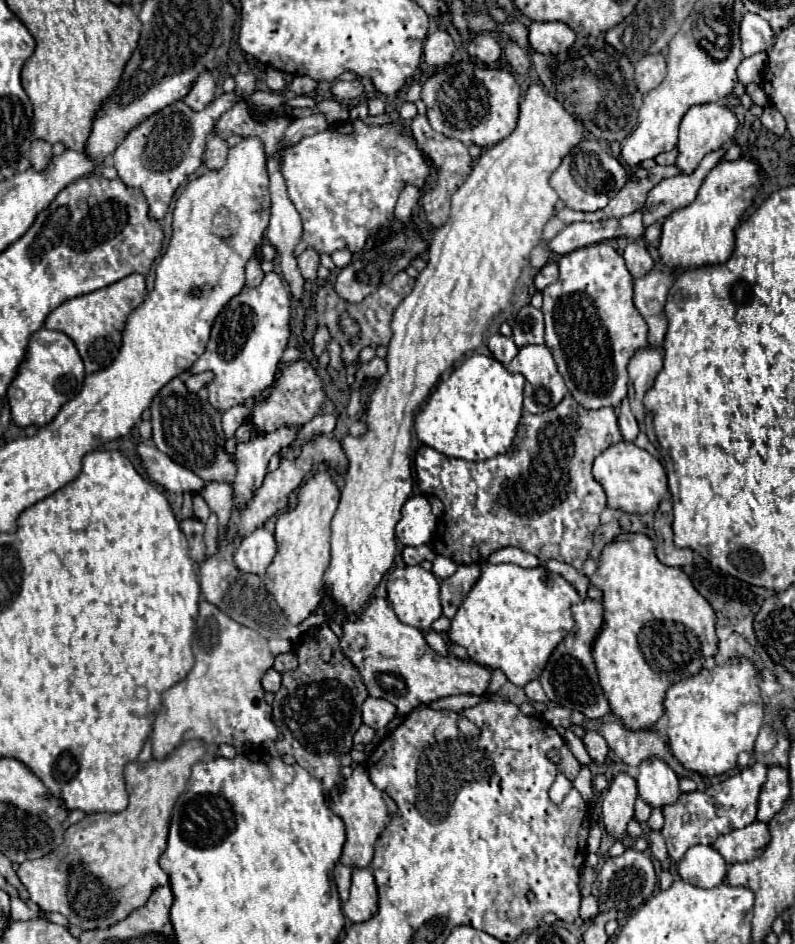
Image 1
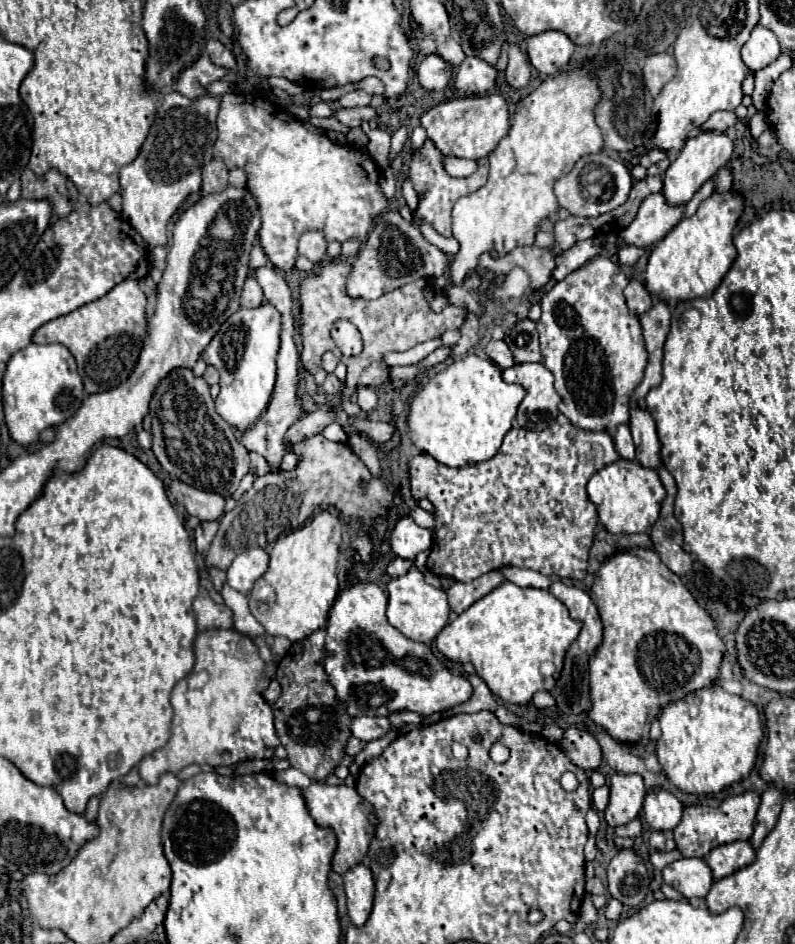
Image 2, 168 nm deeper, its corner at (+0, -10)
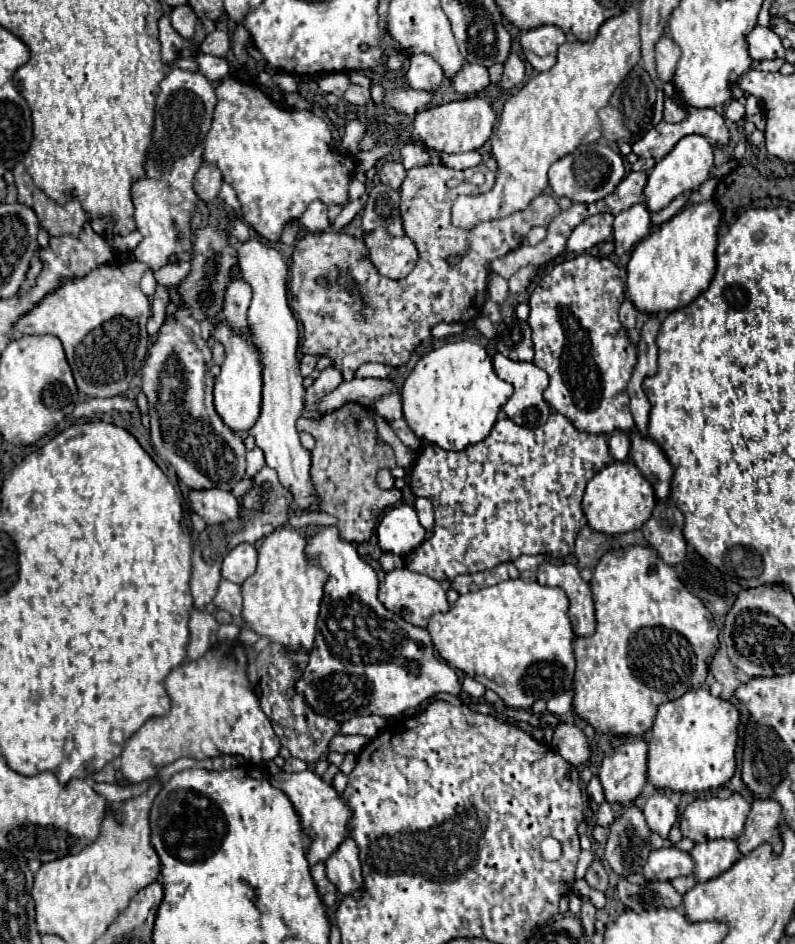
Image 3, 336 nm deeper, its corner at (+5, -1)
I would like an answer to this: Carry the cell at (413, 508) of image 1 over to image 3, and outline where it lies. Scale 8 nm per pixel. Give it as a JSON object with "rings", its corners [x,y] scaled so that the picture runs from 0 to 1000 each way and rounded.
{"rings":[[[499,535],[482,546],[479,554],[474,556],[474,569],[482,584],[509,590],[532,575],[535,560],[530,558],[519,537]]]}

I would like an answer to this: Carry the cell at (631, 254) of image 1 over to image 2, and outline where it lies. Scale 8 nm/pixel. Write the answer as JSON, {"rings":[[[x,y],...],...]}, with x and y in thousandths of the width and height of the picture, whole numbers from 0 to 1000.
{"rings":[[[800,292],[790,299],[787,307],[785,307],[785,314],[787,314],[787,320],[790,320],[790,326],[805,335],[808,331],[813,331],[813,326],[818,326],[820,322],[820,311],[813,307],[810,299],[803,297]]]}

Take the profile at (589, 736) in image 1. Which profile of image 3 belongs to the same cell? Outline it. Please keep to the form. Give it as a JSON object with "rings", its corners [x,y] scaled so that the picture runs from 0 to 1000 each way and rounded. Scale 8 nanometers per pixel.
{"rings":[[[718,766],[701,768],[693,783],[693,791],[718,810],[733,810],[743,800],[736,776]]]}

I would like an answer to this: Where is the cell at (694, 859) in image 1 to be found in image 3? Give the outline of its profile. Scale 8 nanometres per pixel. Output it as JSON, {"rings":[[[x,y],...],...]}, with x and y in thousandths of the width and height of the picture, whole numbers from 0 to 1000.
{"rings":[[[852,897],[821,899],[806,927],[816,933],[847,933],[857,927],[872,927],[872,910],[867,904],[854,901]]]}

